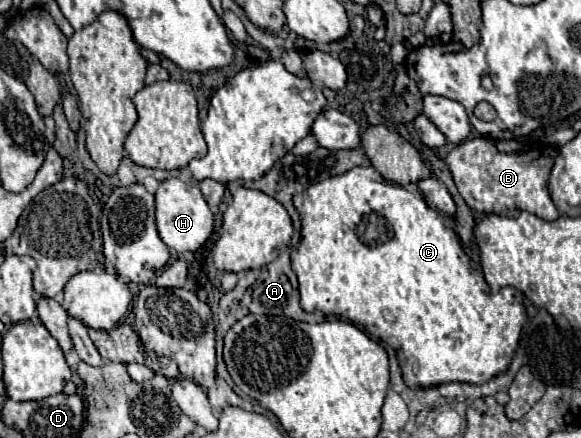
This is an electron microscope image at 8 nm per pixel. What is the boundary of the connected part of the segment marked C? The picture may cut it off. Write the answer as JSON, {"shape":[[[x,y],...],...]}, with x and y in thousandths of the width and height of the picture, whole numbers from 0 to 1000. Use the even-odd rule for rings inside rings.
{"shape":[[[608,381],[604,390],[597,390],[597,395],[590,395],[590,400],[577,400],[577,404],[566,404],[566,409],[559,409],[559,413],[549,413],[549,418],[542,418],[542,422],[535,422],[525,441],[511,443],[504,450],[506,470],[511,473],[511,482],[515,482],[515,491],[518,491],[518,514],[522,514],[522,523],[516,527],[518,546],[513,562],[501,578],[501,610],[513,637],[513,662],[516,671],[516,696],[528,710],[528,715],[539,715],[542,705],[549,705],[549,710],[556,710],[559,719],[583,719],[583,724],[590,724],[590,728],[601,728],[604,737],[618,737],[618,742],[625,742],[642,769],[649,769],[649,774],[656,774],[656,779],[663,779],[666,788],[673,788],[680,801],[683,801],[683,815],[687,815],[687,833],[690,833],[690,842],[694,842],[694,861],[701,861],[701,879],[711,888],[711,884],[749,884],[749,879],[762,879],[762,874],[780,874],[780,870],[790,870],[790,874],[811,874],[811,879],[828,879],[828,874],[835,874],[835,870],[842,870],[842,865],[849,865],[855,852],[862,852],[862,847],[869,847],[873,842],[873,833],[880,829],[880,820],[886,815],[886,797],[890,797],[890,788],[893,788],[893,769],[897,769],[898,751],[904,742],[904,701],[900,701],[900,674],[897,674],[897,664],[890,664],[886,655],[866,655],[866,660],[859,660],[859,664],[849,664],[845,655],[842,655],[842,646],[835,642],[835,632],[831,632],[831,619],[828,619],[828,605],[824,600],[818,600],[800,573],[797,573],[797,564],[793,564],[793,550],[790,550],[790,541],[787,541],[787,532],[780,527],[780,523],[773,523],[773,518],[766,518],[766,500],[762,500],[762,491],[756,486],[756,482],[749,482],[749,477],[742,477],[735,463],[731,463],[731,450],[728,450],[728,441],[718,432],[718,422],[714,418],[701,418],[701,422],[683,422],[683,418],[673,418],[673,413],[656,413],[659,404],[642,386],[642,381]]]}

